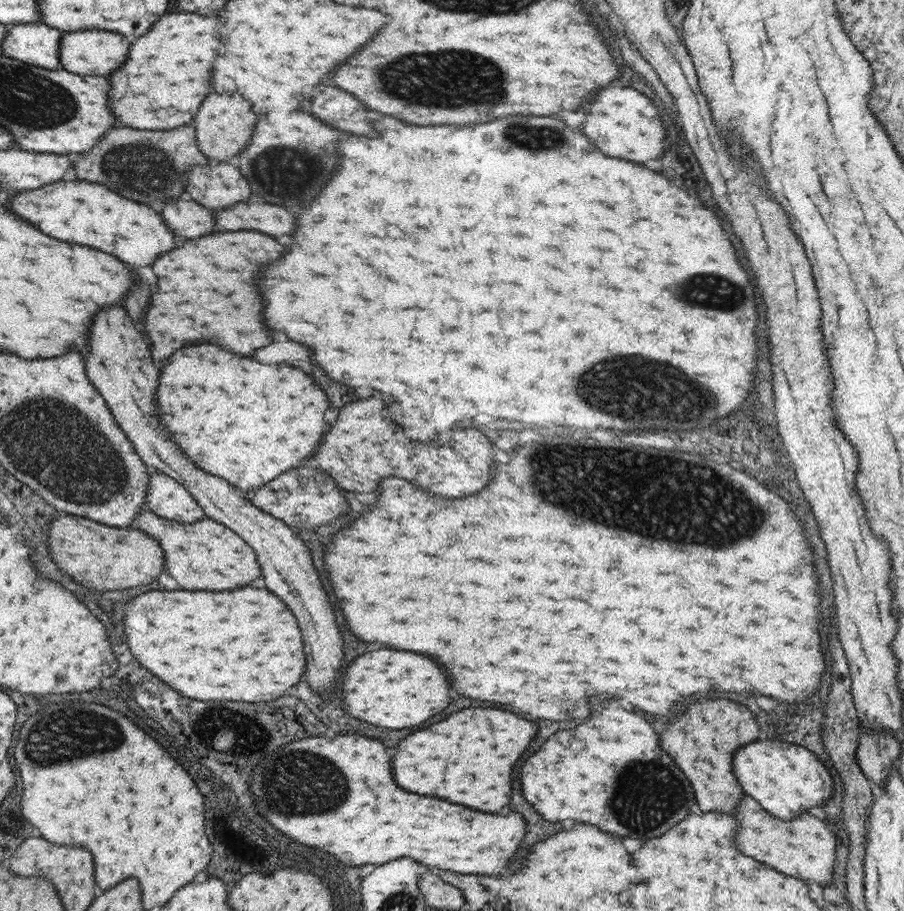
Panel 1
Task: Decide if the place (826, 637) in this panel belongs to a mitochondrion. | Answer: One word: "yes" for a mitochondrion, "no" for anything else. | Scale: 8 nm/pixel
no

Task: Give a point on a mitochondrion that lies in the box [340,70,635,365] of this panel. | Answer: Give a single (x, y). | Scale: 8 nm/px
(538, 138)

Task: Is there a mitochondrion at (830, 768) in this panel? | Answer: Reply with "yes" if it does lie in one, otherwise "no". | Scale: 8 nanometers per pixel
no

